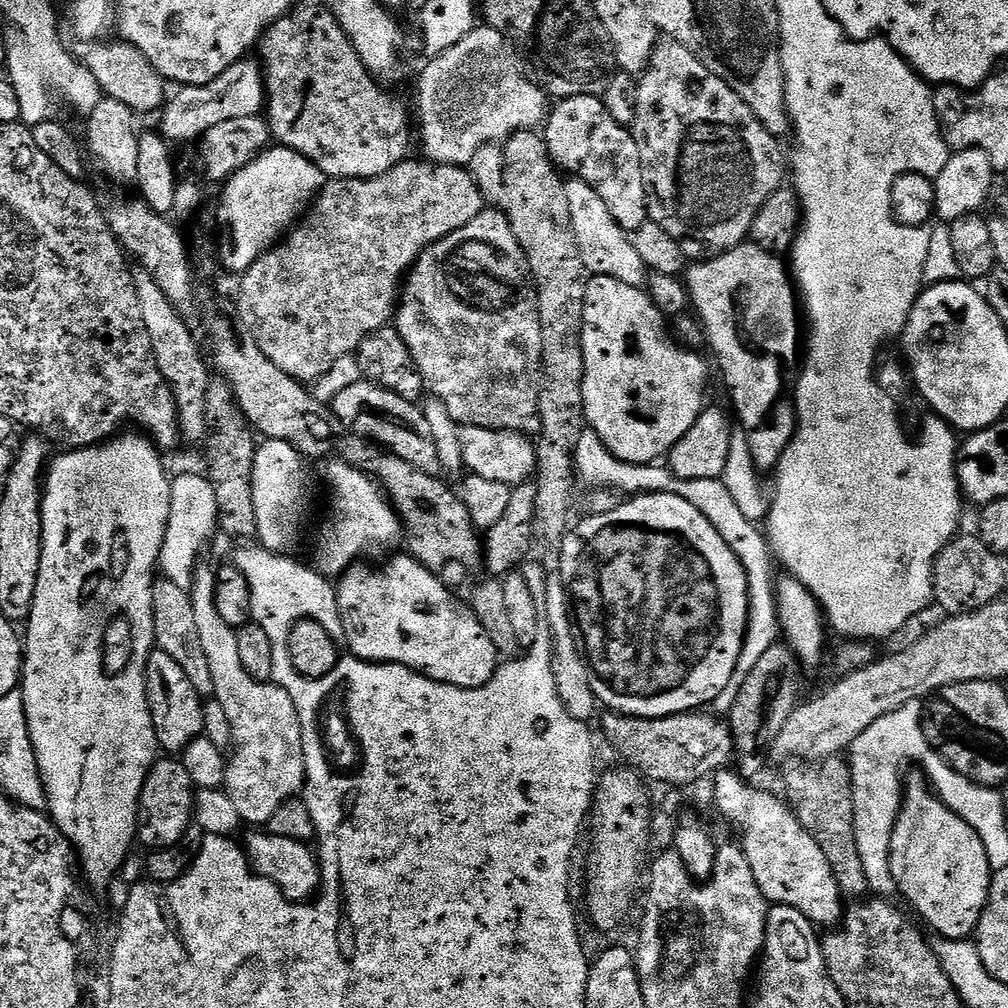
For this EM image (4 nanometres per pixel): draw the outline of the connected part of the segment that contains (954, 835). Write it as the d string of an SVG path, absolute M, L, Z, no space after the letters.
M912 771L903 777L900 813L892 831L890 866L896 891L912 903L913 910L936 931L937 937L945 940L967 940L979 927L980 916L988 905L988 891L994 873L986 856L986 846L970 825L962 822L962 818L958 818L954 810L942 803L923 771Z

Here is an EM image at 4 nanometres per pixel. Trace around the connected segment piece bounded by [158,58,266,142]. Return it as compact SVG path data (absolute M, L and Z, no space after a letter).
M255 59L239 60L230 70L222 70L218 78L205 84L186 84L175 89L176 93L167 97L159 113L159 131L169 142L175 140L199 141L206 130L230 122L230 118L250 118L261 115L266 108L264 73Z

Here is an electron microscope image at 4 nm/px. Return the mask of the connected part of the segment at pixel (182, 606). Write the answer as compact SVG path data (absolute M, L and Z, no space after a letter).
M163 578L152 581L152 605L154 606L154 641L155 647L161 652L170 654L182 671L190 678L194 690L202 698L212 696L214 678L210 678L210 665L206 654L202 651L202 641L198 639L198 625L194 619L191 591L182 586L174 586L174 582Z

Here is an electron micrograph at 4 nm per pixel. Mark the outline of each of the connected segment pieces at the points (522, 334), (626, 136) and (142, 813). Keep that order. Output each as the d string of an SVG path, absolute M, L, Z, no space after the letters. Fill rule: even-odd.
M447 236L430 245L416 259L402 285L394 327L422 374L425 389L443 402L456 424L539 433L542 322L532 267L521 245L516 247L516 256L508 248L500 248L500 240L451 240Z
M575 96L574 98L559 101L547 113L547 124L549 132L547 132L547 135L553 141L556 139L560 143L560 152L558 148L559 167L564 170L569 168L572 174L587 182L594 190L598 190L602 202L606 202L606 206L610 206L610 214L614 214L618 226L622 226L625 232L631 234L635 232L638 226L649 223L648 191L646 190L642 158L636 145L636 137L632 135L627 127L619 124L611 117L601 97Z
M160 758L153 764L140 796L137 816L137 839L149 851L172 848L181 840L194 816L194 789L183 761ZM168 759L168 760L164 760Z

